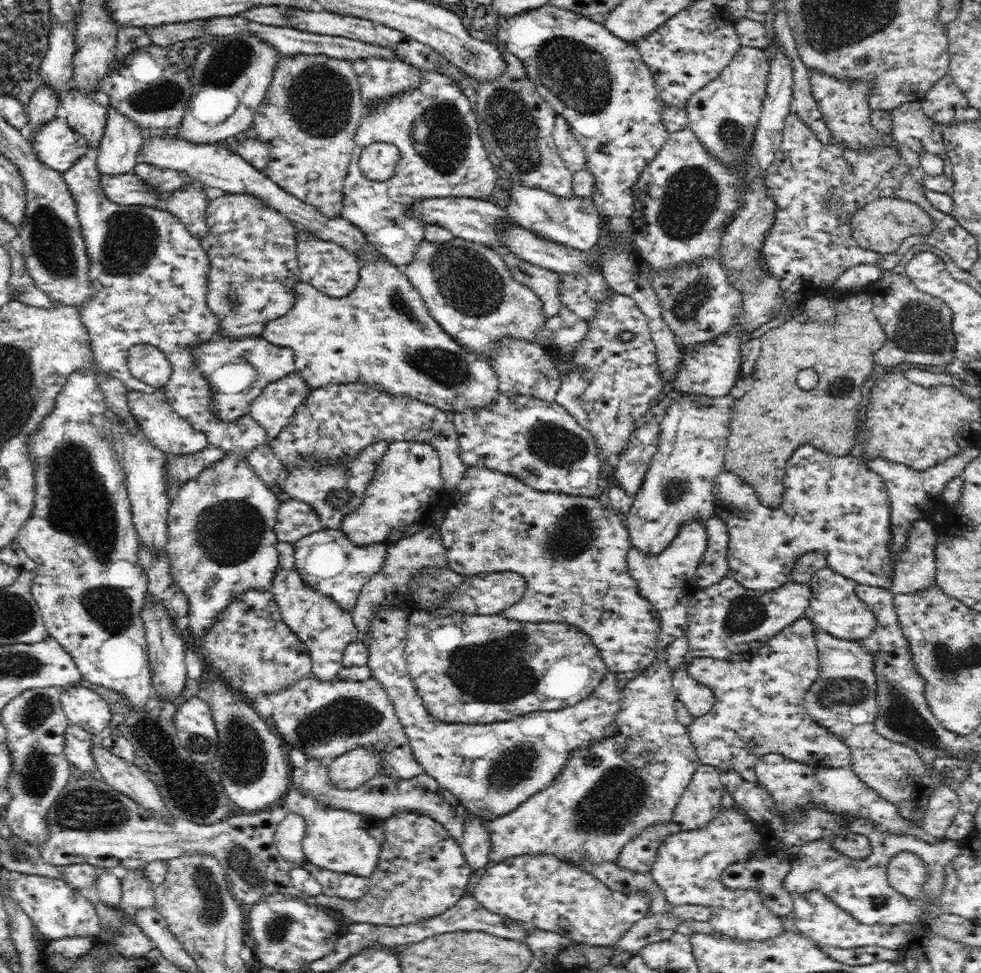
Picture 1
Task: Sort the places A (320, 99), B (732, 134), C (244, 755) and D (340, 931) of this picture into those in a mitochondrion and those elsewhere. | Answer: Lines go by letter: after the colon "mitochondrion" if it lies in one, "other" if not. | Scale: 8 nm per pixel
A: mitochondrion
B: mitochondrion
C: mitochondrion
D: other

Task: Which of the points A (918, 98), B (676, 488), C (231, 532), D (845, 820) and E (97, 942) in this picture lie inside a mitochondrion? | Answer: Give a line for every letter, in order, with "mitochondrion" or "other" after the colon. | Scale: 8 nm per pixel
A: other
B: mitochondrion
C: mitochondrion
D: other
E: other

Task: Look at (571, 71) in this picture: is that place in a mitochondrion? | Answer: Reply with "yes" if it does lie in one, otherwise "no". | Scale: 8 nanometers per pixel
yes

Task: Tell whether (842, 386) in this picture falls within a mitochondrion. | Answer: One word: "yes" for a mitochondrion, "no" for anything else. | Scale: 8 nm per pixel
yes

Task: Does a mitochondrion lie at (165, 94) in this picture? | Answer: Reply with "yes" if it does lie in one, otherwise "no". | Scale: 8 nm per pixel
yes

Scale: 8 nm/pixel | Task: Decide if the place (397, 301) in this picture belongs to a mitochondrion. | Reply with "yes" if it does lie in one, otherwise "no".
yes

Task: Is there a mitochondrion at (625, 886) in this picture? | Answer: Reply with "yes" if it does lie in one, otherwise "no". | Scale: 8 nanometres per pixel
no

